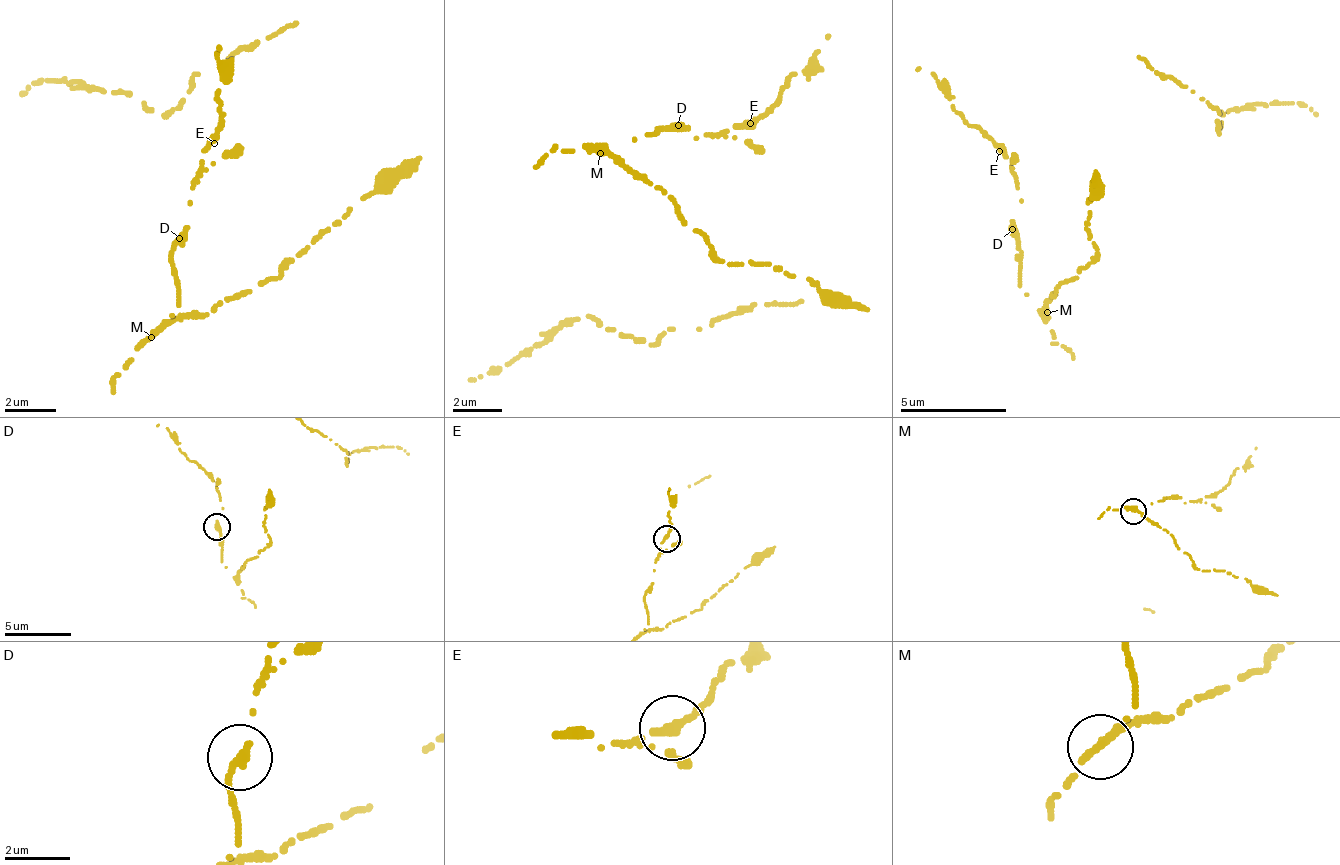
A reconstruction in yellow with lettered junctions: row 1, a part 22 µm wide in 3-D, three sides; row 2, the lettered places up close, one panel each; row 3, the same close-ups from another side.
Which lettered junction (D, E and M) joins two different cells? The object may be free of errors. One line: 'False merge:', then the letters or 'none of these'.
False merge: M

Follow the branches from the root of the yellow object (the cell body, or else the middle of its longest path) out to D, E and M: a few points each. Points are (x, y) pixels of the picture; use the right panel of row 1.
D: (1079, 274), (1078, 279), (1066, 279), (1047, 298), (1026, 293), (1019, 288), (1021, 240), (1012, 229)
E: (1079, 274), (1047, 298), (1019, 288), (1021, 240), (1014, 219), (1019, 182), (1010, 172), (1008, 156), (999, 151)
M: (1079, 274), (1078, 279), (1066, 279), (1061, 283), (1053, 293), (1046, 314)

